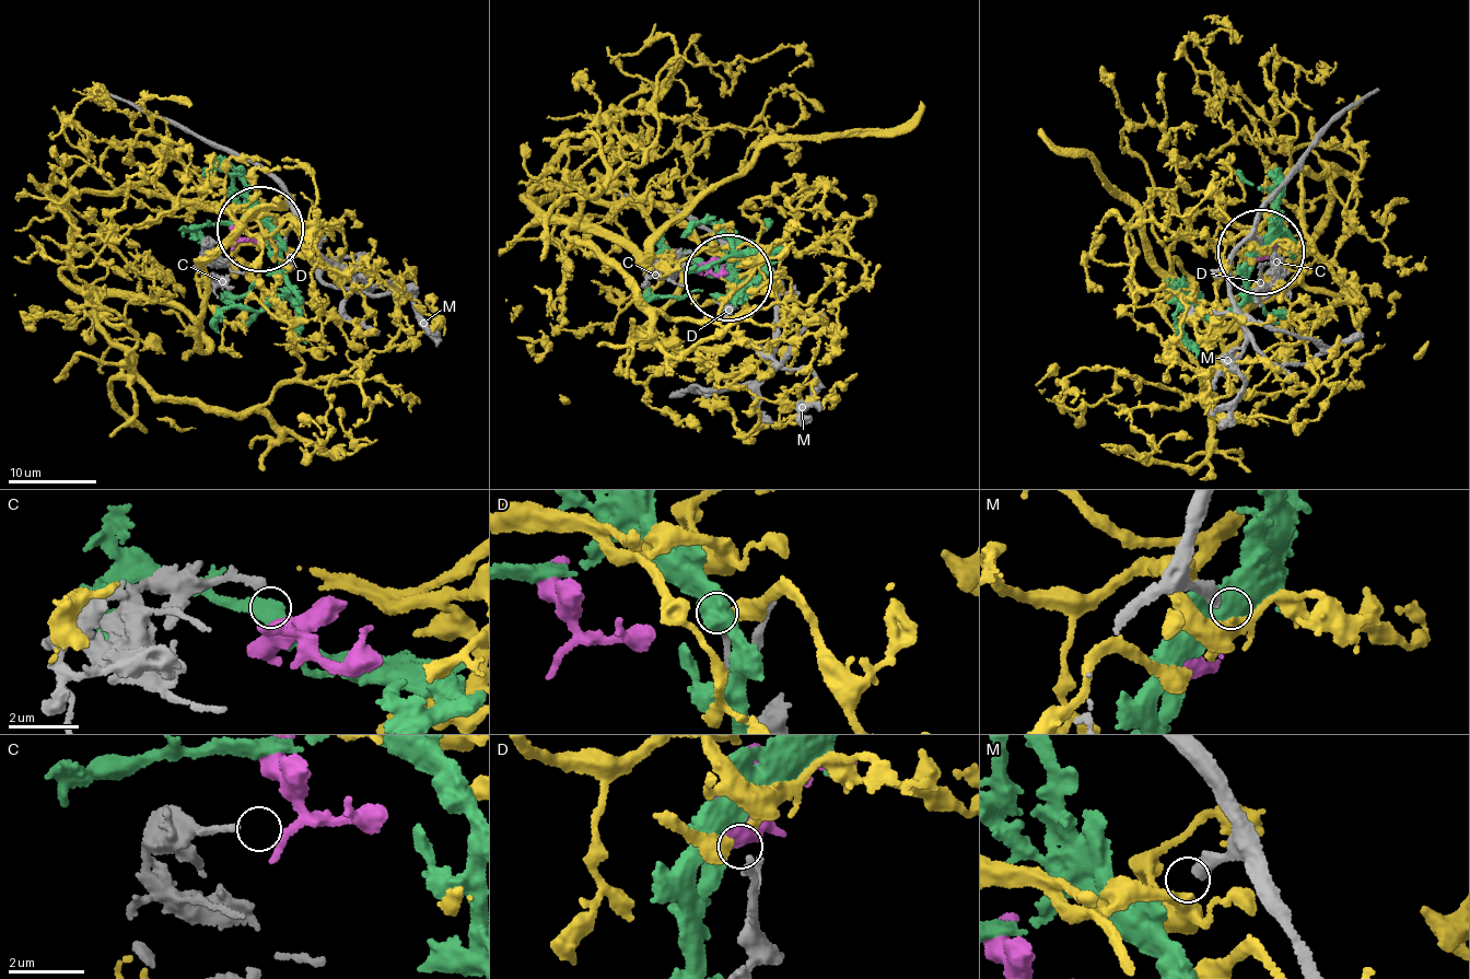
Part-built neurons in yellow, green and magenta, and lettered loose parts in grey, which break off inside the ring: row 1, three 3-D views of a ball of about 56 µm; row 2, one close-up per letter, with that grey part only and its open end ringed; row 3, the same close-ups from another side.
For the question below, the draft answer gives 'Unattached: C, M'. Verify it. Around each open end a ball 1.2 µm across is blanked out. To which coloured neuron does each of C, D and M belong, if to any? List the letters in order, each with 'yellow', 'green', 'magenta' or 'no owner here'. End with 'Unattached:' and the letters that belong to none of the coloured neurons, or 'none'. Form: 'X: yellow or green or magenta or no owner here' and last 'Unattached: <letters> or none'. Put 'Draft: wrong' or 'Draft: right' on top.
Draft: right
C: no owner here
D: yellow
M: no owner here
Unattached: C, M

